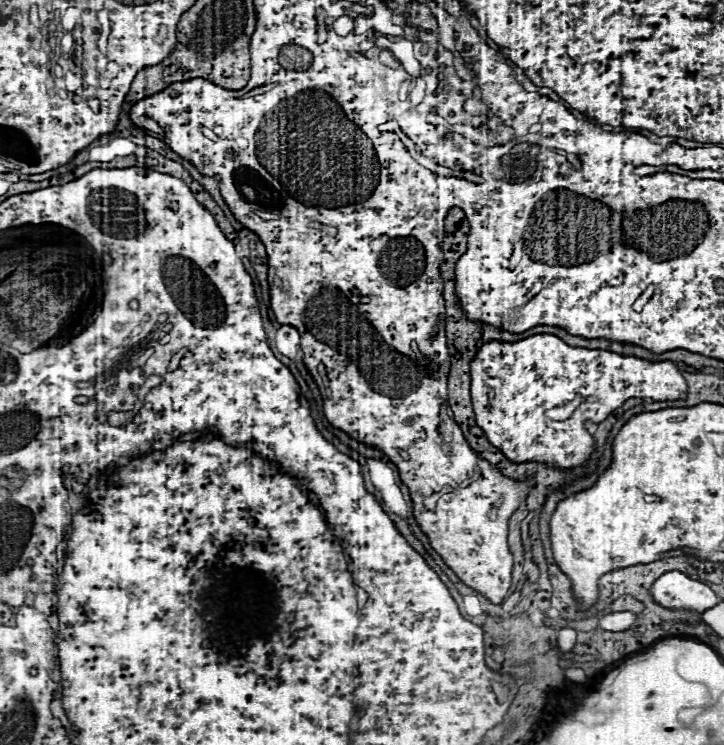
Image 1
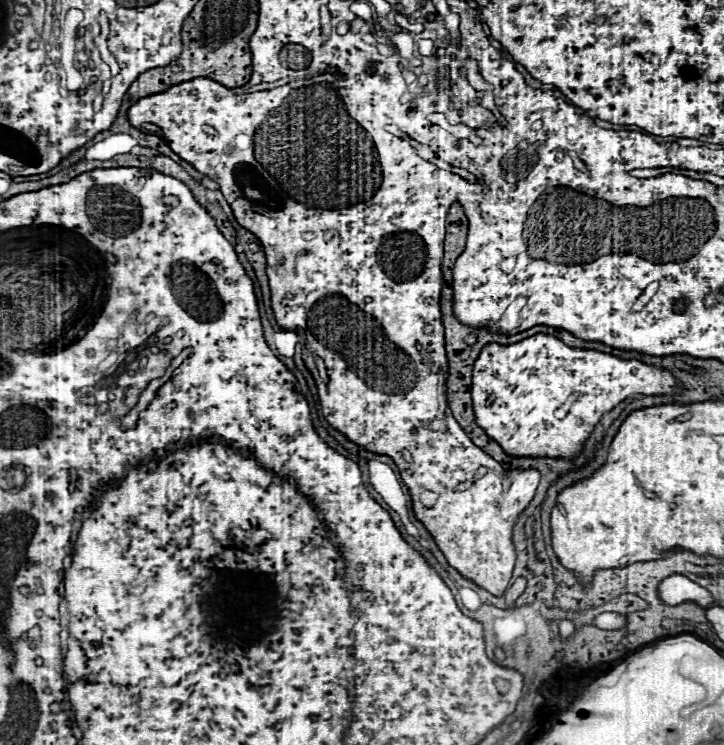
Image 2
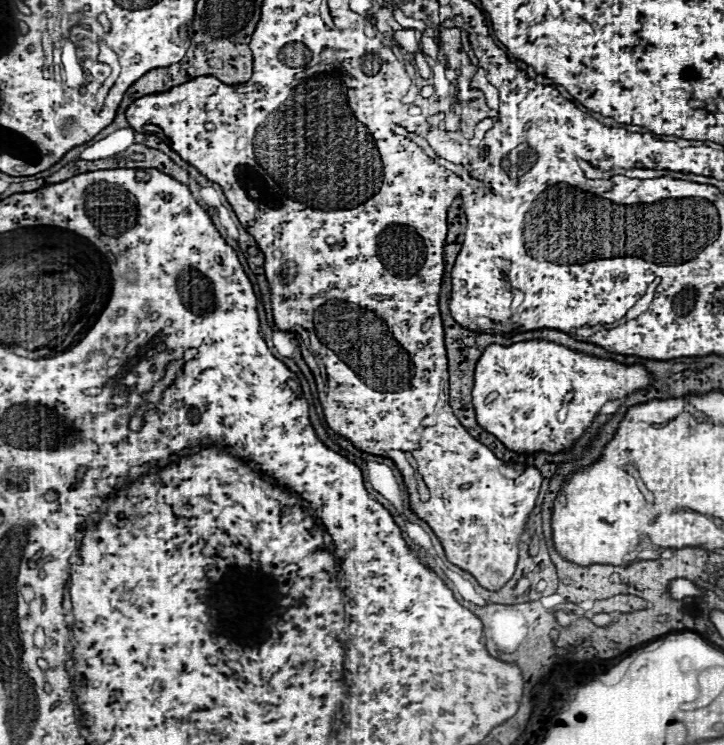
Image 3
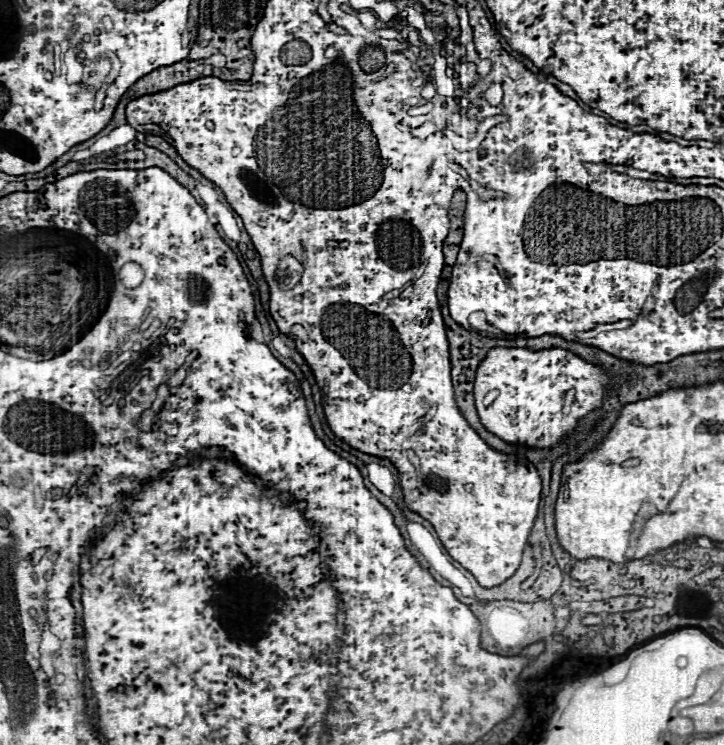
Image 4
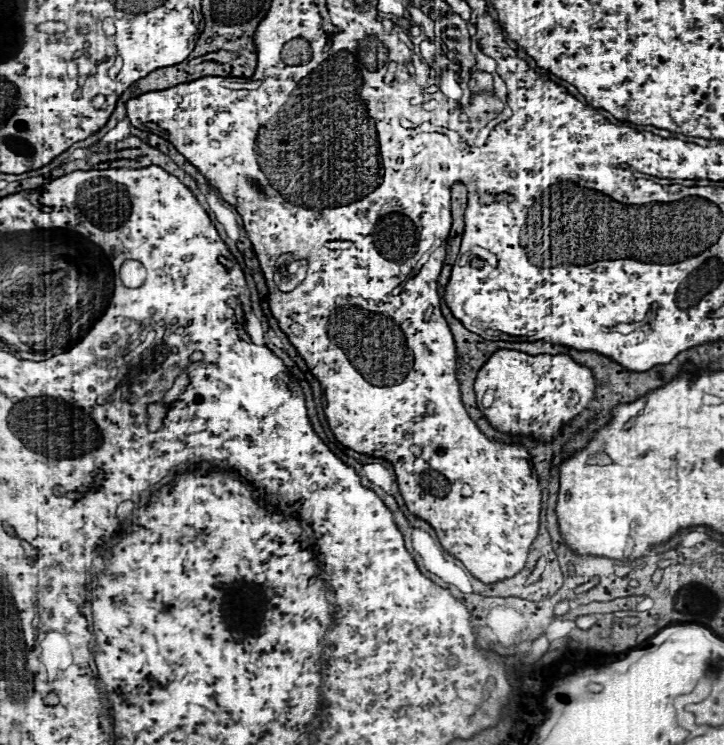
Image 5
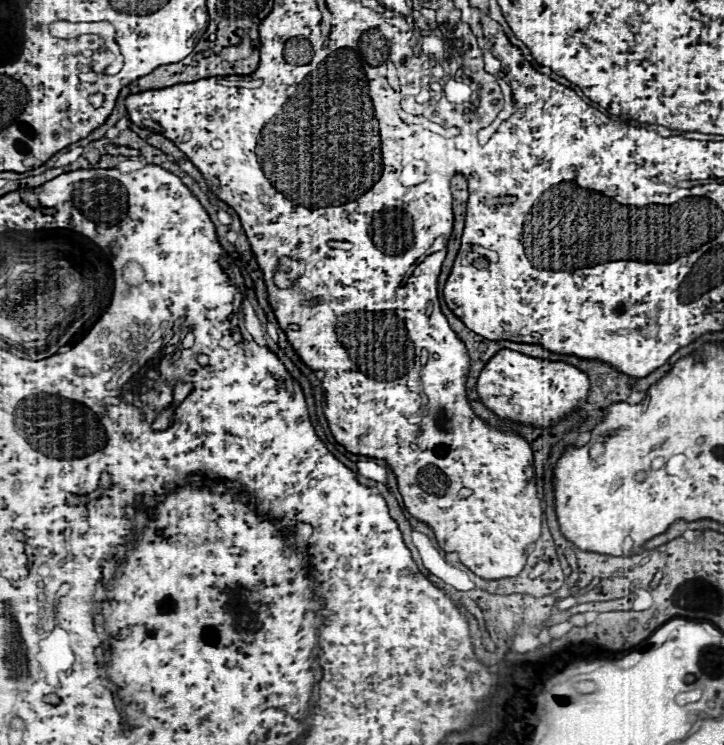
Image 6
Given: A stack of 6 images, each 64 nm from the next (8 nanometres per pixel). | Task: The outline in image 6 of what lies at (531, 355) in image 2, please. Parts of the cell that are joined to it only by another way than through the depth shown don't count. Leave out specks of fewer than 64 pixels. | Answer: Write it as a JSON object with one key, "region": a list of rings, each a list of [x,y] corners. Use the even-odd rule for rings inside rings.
{"region":[[[500,350],[480,372],[476,388],[480,400],[496,416],[548,428],[578,408],[578,402],[586,400],[590,384],[588,376],[570,364],[532,358],[514,350]]]}

